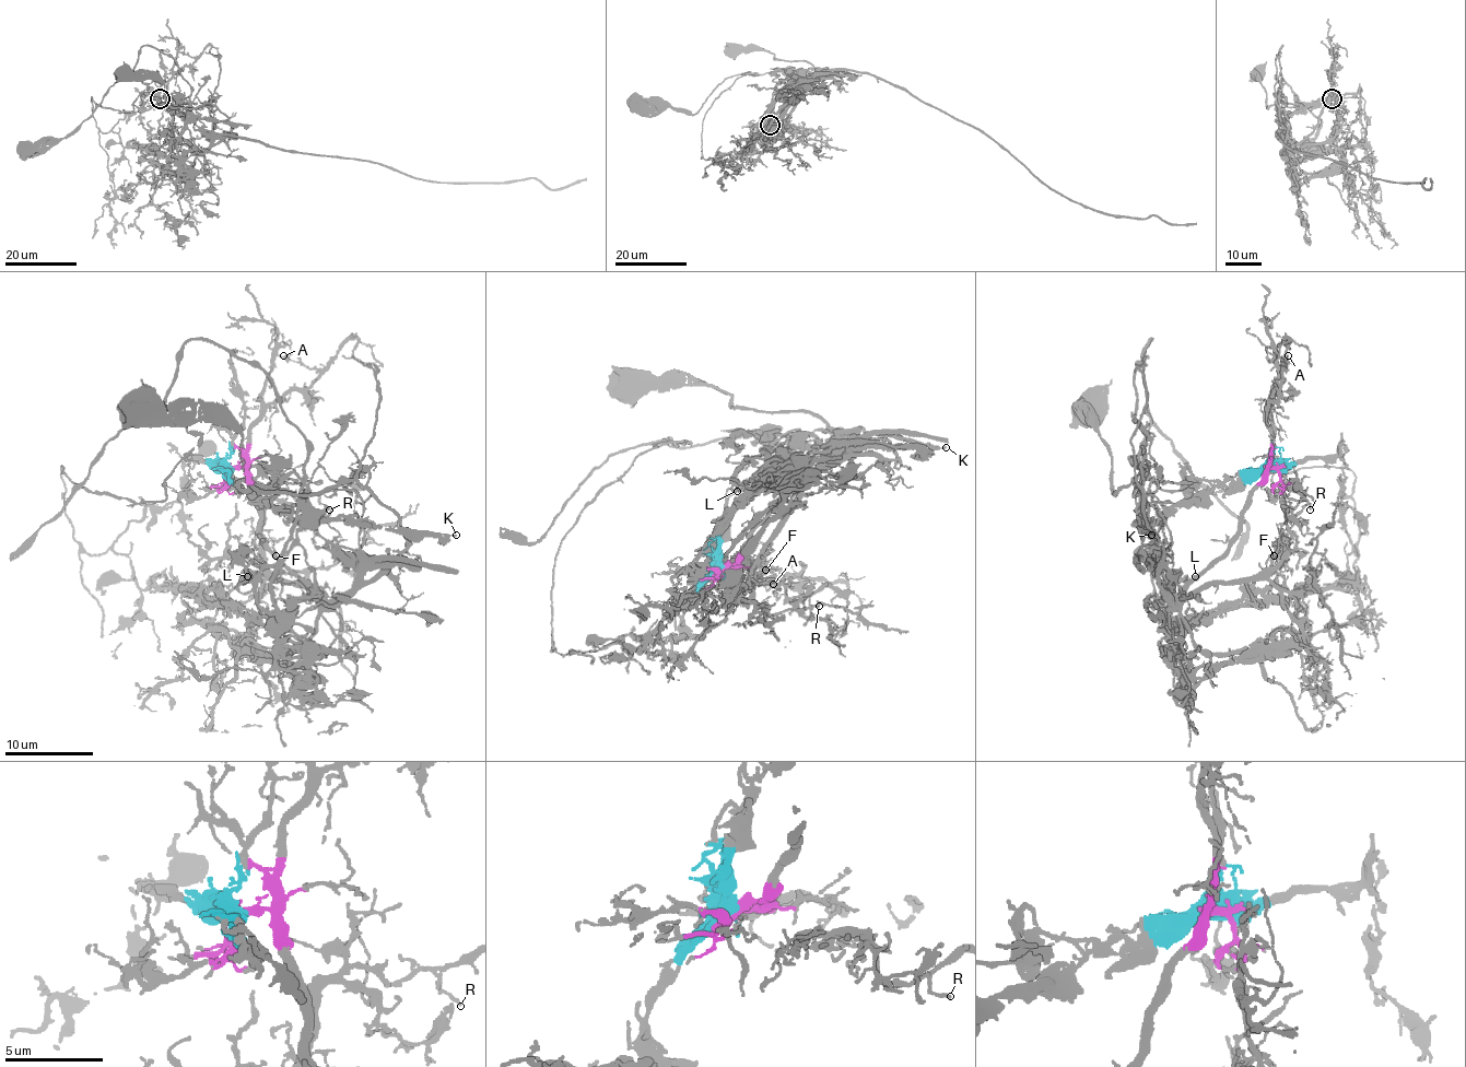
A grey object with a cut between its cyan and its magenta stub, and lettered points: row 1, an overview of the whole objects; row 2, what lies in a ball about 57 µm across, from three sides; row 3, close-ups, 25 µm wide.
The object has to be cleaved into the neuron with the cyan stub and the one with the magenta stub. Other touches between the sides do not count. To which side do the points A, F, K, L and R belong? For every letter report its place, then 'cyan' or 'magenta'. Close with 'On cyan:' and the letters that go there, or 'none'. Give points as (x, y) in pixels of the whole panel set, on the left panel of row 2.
A: place (283, 355); magenta
F: place (276, 555); magenta
K: place (456, 535); cyan
L: place (247, 576); cyan
R: place (329, 509); magenta
On cyan: K, L

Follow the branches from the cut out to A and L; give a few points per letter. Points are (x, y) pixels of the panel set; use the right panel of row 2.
A: (1274, 468), (1269, 459), (1271, 426), (1267, 402), (1278, 389), (1289, 356)
L: (1274, 468), (1244, 468), (1233, 480), (1198, 491), (1154, 526), (1159, 567), (1176, 581), (1194, 576)

